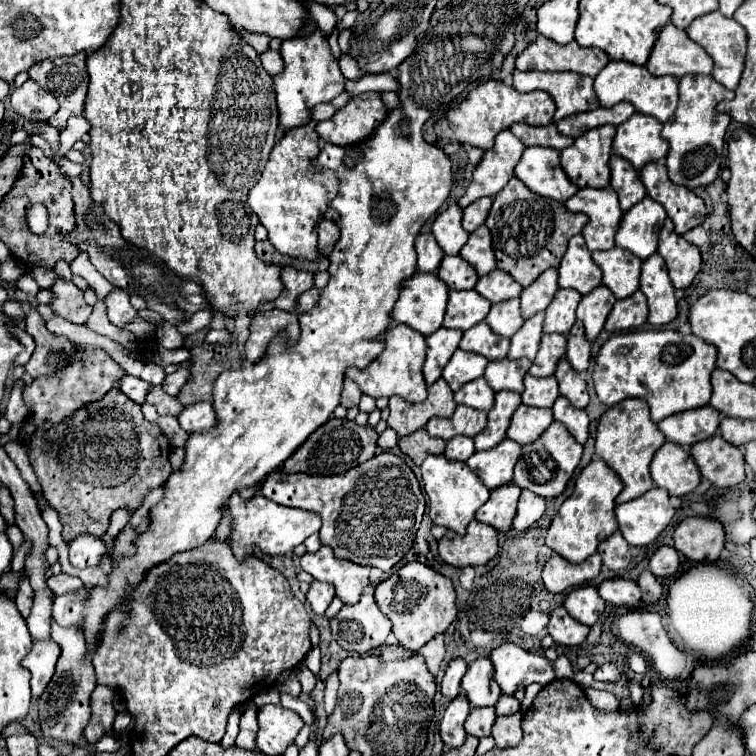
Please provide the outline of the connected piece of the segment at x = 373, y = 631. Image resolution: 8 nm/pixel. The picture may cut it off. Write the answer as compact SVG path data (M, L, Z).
M373 587L365 589L357 605L345 605L339 615L331 619L333 639L349 653L369 653L385 645L391 635L389 619L377 609Z

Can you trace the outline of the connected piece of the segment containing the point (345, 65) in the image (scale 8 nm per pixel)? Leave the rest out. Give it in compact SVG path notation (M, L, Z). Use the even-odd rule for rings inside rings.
M343 55L343 57L341 57L339 67L341 67L341 73L343 73L349 81L357 81L357 79L361 79L361 77L363 77L363 71L359 71L359 69L357 69L355 59L351 59L351 57L347 57L347 55Z

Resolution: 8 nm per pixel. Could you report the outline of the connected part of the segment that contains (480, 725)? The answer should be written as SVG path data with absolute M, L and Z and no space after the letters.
M485 707L485 709L471 709L467 721L465 721L465 731L475 737L487 737L491 735L491 727L495 723L495 709Z

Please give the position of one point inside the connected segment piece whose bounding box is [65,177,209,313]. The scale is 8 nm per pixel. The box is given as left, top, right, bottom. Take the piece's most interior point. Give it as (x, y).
(125, 266)

